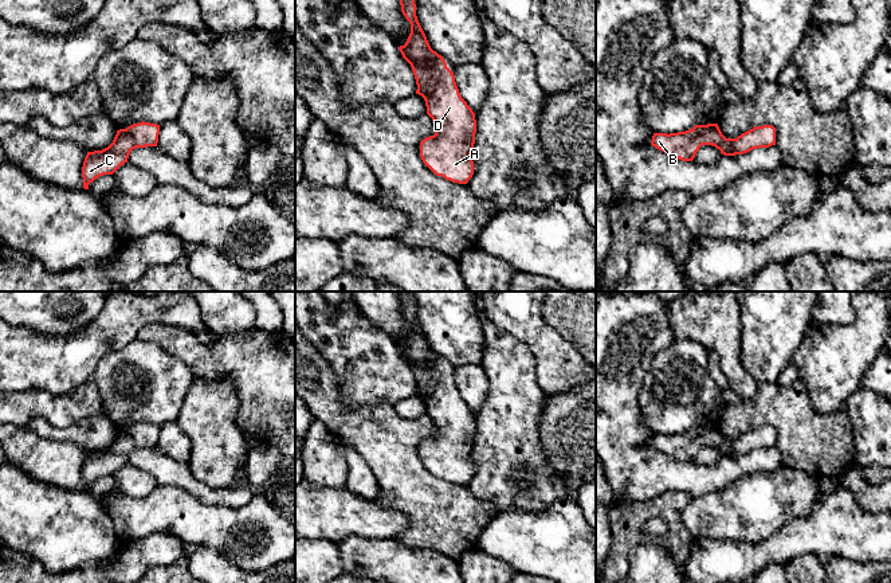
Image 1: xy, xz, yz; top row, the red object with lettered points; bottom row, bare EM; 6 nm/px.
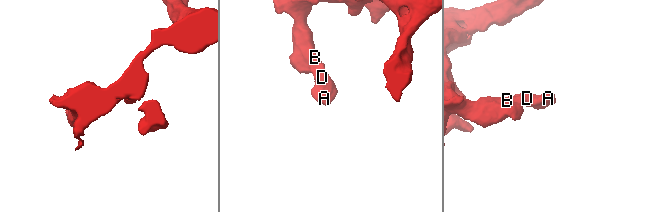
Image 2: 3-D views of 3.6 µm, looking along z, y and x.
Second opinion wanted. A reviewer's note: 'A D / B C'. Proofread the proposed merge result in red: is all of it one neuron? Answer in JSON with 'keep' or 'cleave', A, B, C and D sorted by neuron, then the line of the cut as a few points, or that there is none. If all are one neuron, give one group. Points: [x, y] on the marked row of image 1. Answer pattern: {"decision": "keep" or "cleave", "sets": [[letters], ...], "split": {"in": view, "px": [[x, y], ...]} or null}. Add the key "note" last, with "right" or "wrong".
{"decision": "keep", "sets": [["A", "B", "C", "D"]], "split": null, "note": "wrong"}

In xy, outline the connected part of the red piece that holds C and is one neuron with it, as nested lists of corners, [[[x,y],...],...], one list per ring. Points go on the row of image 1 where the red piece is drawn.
[[[140,122],[117,130],[113,142],[102,149],[87,152],[83,167],[83,188],[103,175],[113,175],[121,165],[127,163],[129,154],[136,148],[157,146],[160,125]]]

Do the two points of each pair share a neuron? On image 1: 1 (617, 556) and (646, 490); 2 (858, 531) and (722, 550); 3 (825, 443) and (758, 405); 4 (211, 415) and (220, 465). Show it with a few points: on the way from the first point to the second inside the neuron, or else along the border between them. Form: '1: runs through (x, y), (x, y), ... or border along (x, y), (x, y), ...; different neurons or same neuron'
1: border along (670, 489), (650, 500), (616, 503); different neurons
2: runs through (824, 532), (796, 537), (777, 550), (756, 552); same neuron
3: runs through (809, 435), (781, 407), (774, 406); same neuron
4: runs through (212, 427), (216, 439), (216, 453); same neuron

